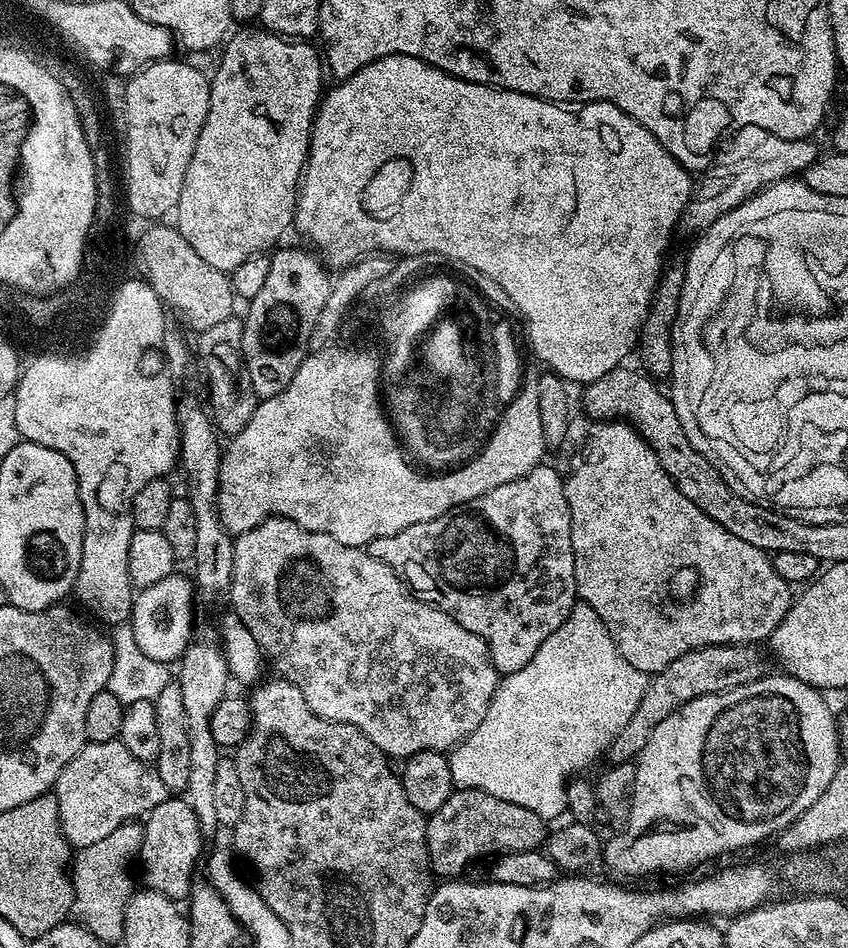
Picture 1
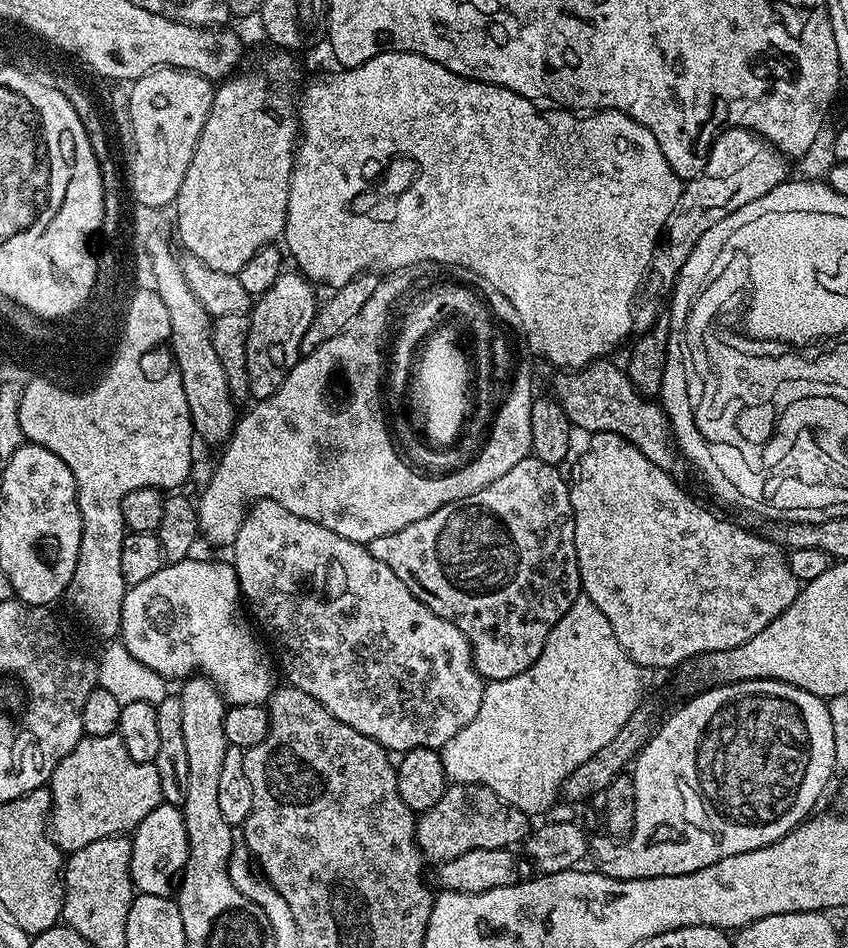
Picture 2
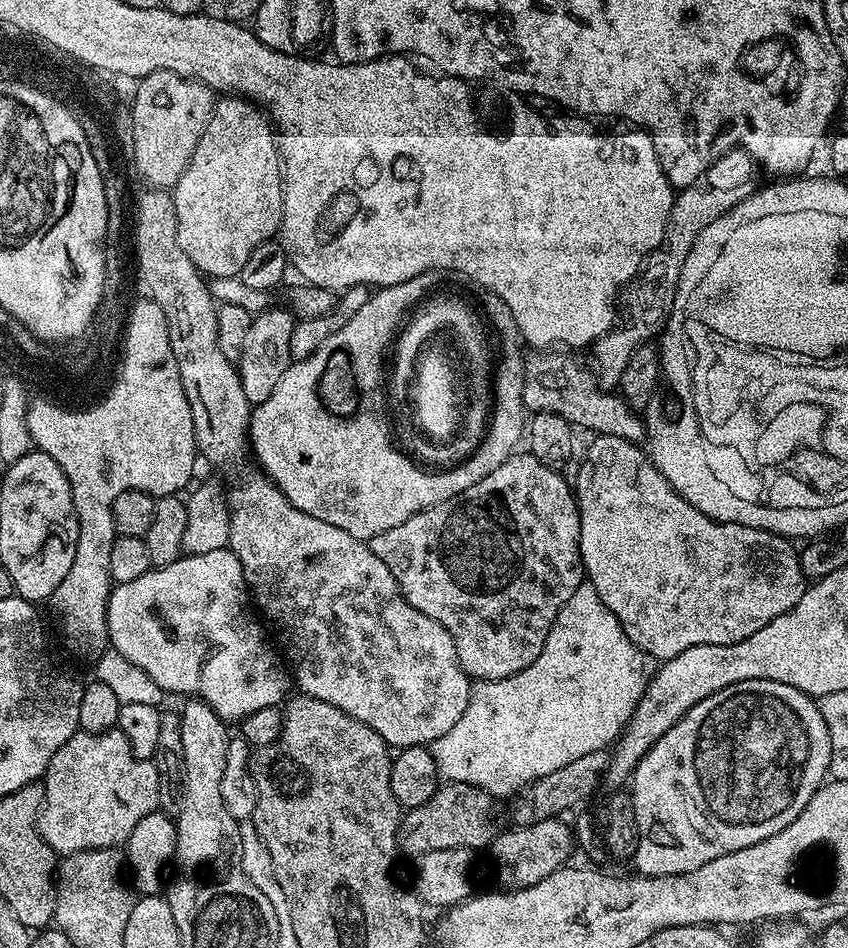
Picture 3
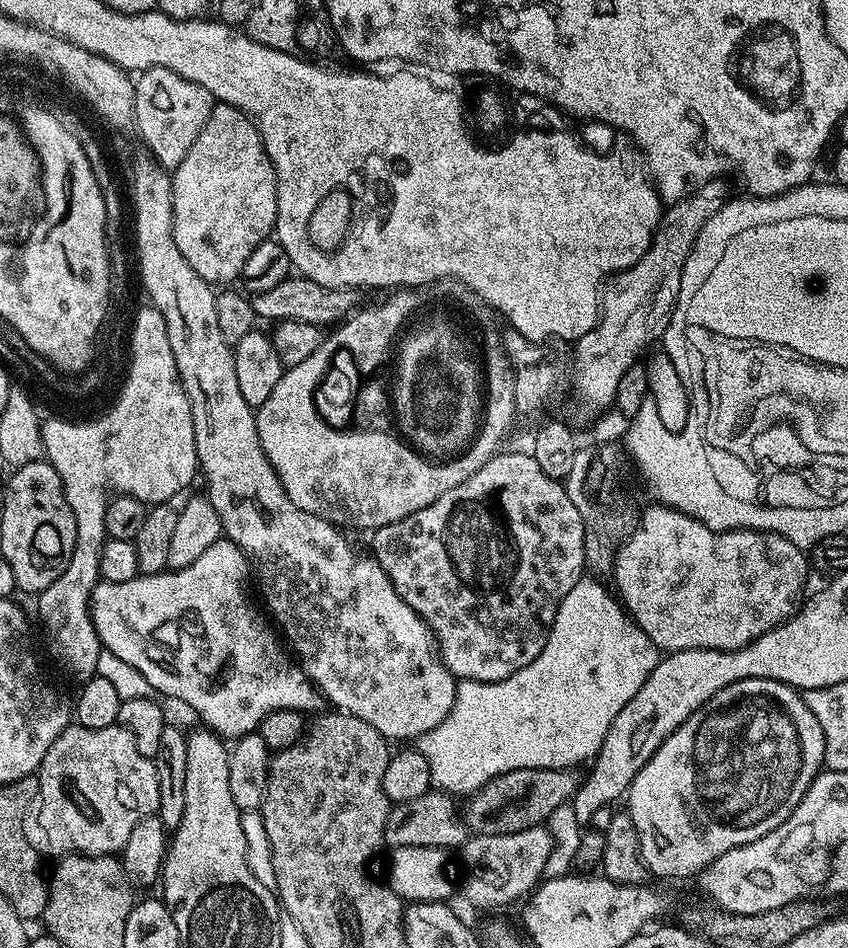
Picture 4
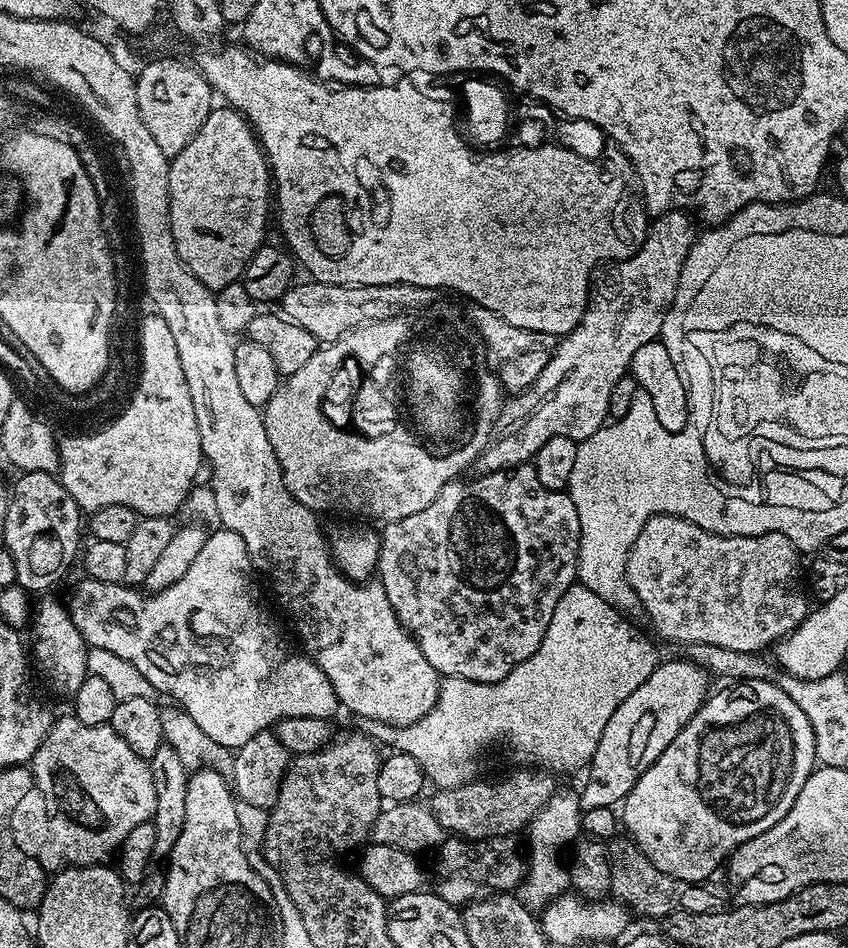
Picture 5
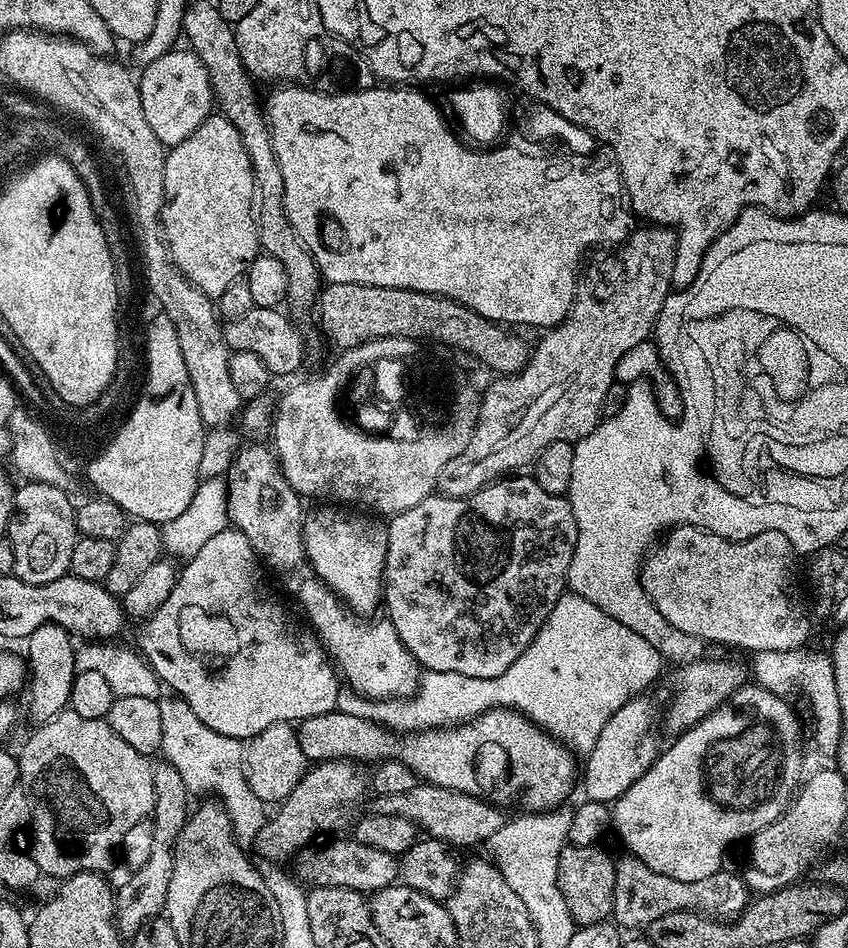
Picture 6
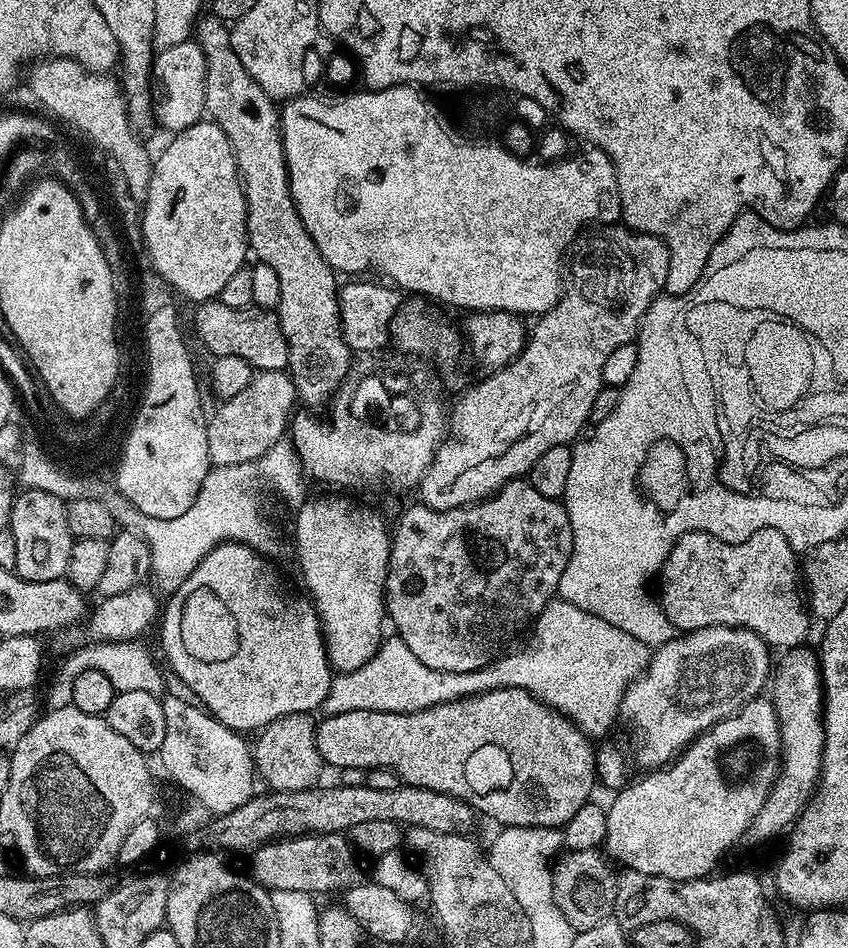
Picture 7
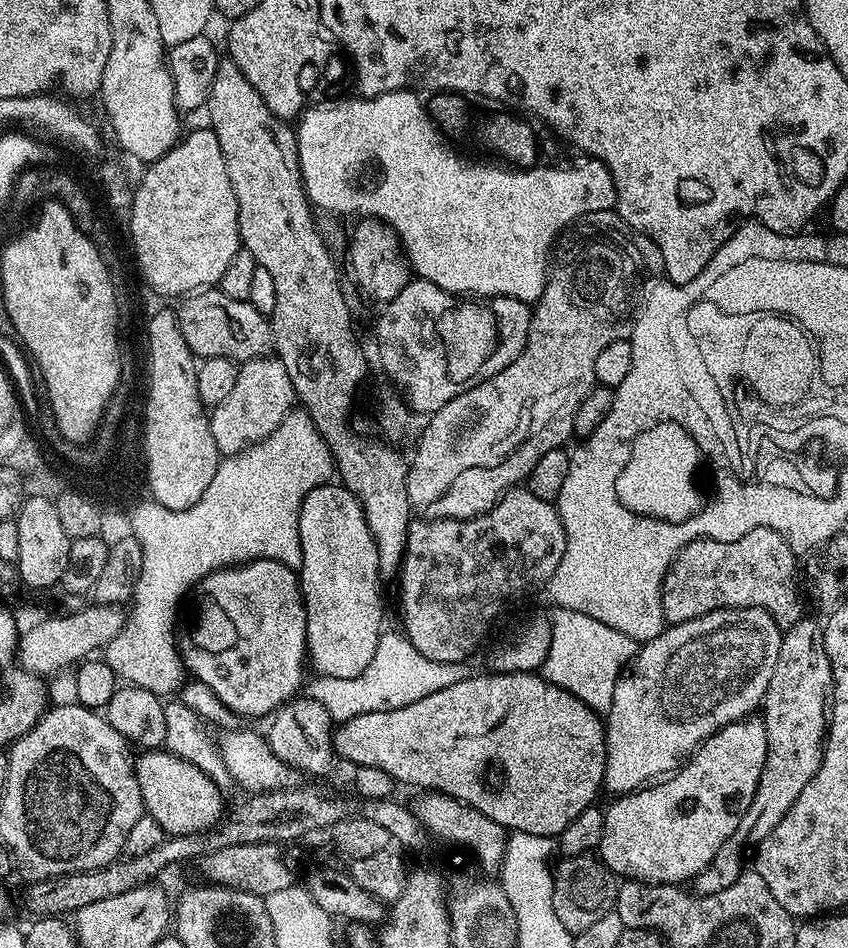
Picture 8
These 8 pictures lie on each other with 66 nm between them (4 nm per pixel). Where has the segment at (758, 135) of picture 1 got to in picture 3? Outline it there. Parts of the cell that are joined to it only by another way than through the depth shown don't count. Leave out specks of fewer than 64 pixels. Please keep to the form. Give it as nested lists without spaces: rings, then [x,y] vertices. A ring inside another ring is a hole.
[[[733,150],[725,156],[719,156],[695,184],[689,188],[681,188],[675,193],[668,225],[664,228],[664,240],[659,250],[649,255],[644,261],[640,275],[623,289],[622,316],[628,321],[624,325],[621,323],[613,327],[612,331],[591,345],[590,353],[592,352],[593,358],[596,359],[594,372],[601,388],[615,389],[622,378],[622,370],[626,370],[626,362],[630,362],[630,354],[634,354],[639,344],[655,341],[664,332],[674,306],[679,272],[698,234],[702,234],[702,230],[710,226],[714,218],[722,218],[722,214],[738,206],[738,202],[742,202],[756,191],[756,172],[758,173],[758,165],[749,152]]]

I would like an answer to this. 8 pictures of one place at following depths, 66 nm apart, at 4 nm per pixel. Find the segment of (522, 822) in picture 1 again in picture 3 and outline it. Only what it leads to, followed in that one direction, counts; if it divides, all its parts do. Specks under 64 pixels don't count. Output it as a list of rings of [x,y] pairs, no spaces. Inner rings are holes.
[[[462,782],[453,784],[441,783],[440,789],[430,798],[430,802],[422,802],[422,806],[409,808],[401,815],[400,833],[396,842],[401,853],[415,858],[421,852],[430,850],[450,850],[451,848],[475,848],[491,845],[492,837],[497,835],[498,828],[492,825],[493,797]]]

